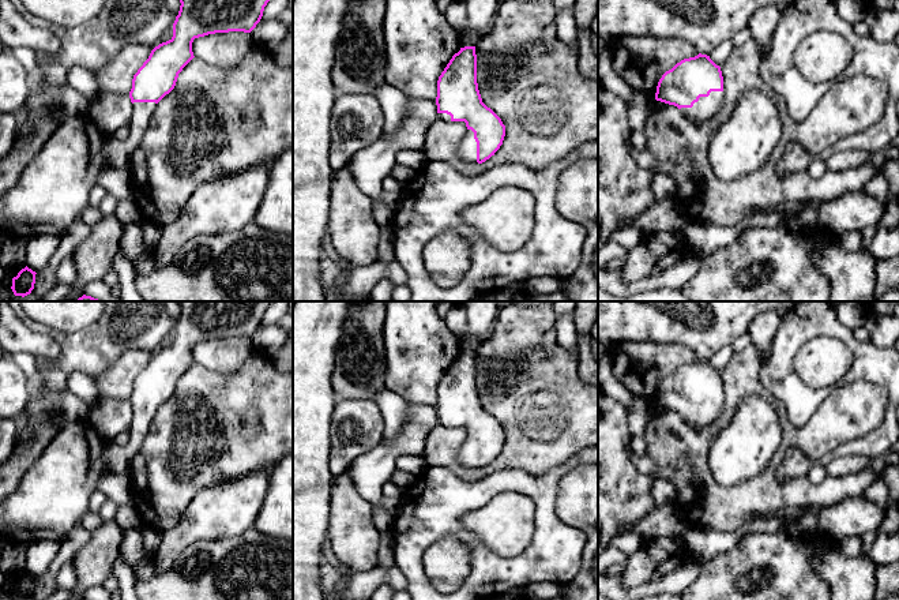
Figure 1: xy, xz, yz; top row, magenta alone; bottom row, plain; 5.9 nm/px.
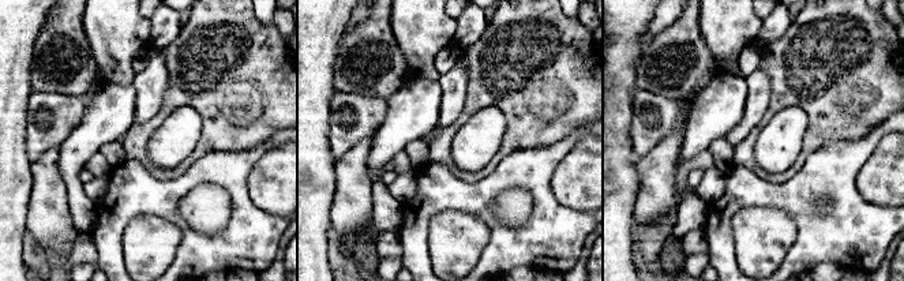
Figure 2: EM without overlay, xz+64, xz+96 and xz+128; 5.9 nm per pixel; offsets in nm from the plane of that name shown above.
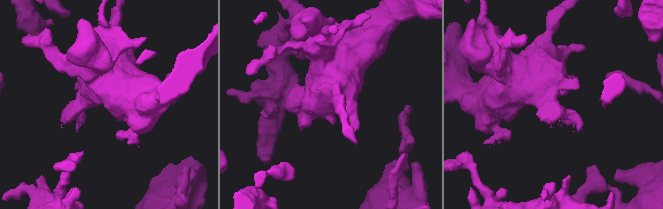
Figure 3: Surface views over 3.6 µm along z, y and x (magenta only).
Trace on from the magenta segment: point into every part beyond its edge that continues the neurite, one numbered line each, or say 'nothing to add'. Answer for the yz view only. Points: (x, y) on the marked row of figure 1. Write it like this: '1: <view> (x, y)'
1: yz (707, 108)

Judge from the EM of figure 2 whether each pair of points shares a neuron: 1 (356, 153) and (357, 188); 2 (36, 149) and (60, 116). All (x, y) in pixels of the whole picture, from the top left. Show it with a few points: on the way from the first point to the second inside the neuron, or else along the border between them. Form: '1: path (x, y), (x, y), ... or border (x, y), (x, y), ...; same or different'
1: path (356, 161), (356, 180); same
2: path (41, 141), (55, 124); same

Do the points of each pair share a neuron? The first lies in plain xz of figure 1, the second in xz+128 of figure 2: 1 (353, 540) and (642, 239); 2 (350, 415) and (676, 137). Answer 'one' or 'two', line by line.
1: two
2: two

